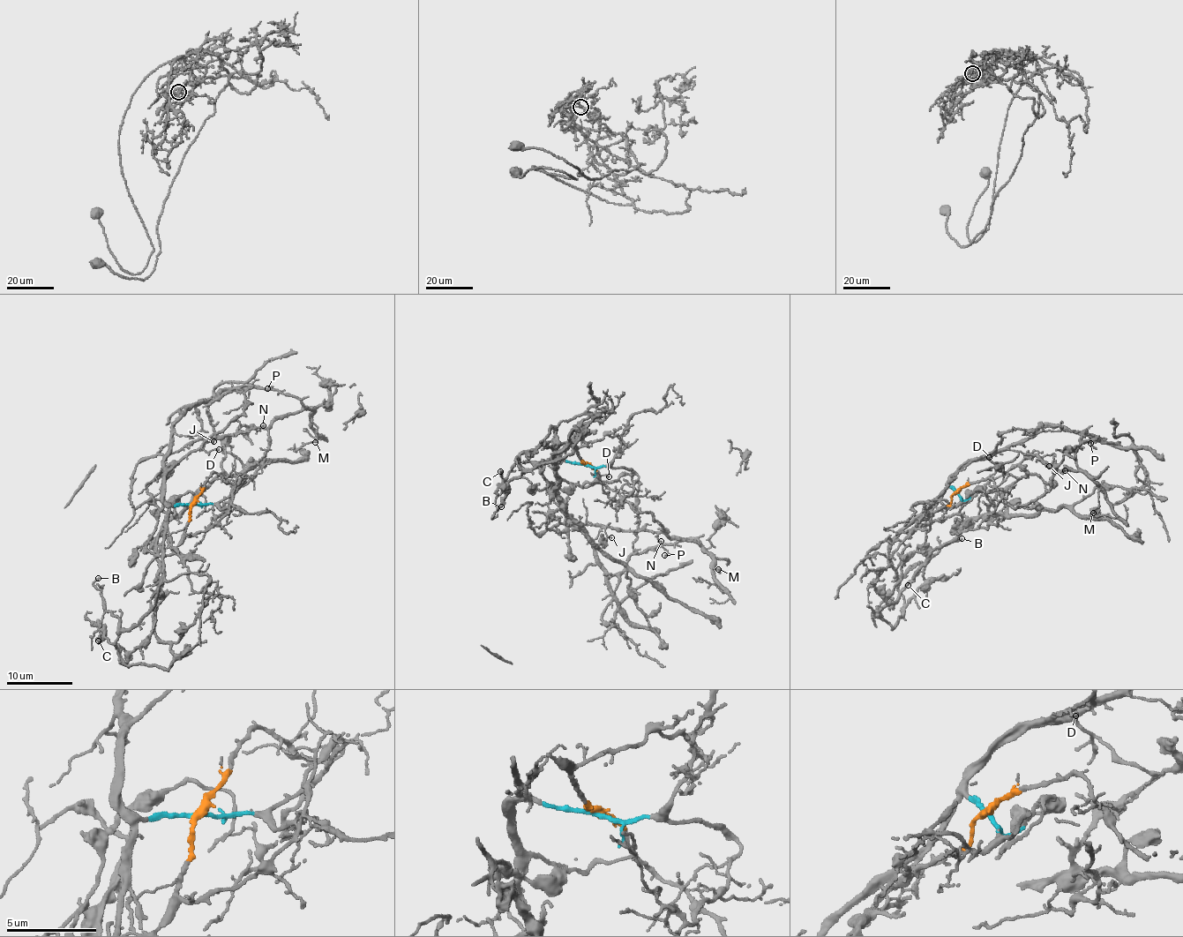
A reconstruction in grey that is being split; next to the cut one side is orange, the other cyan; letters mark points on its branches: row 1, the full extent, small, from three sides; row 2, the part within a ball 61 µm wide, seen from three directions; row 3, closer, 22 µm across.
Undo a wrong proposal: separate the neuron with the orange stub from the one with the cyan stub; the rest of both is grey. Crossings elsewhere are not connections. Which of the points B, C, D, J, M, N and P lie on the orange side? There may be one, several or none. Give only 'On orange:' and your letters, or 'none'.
On orange: J, M, N, P

